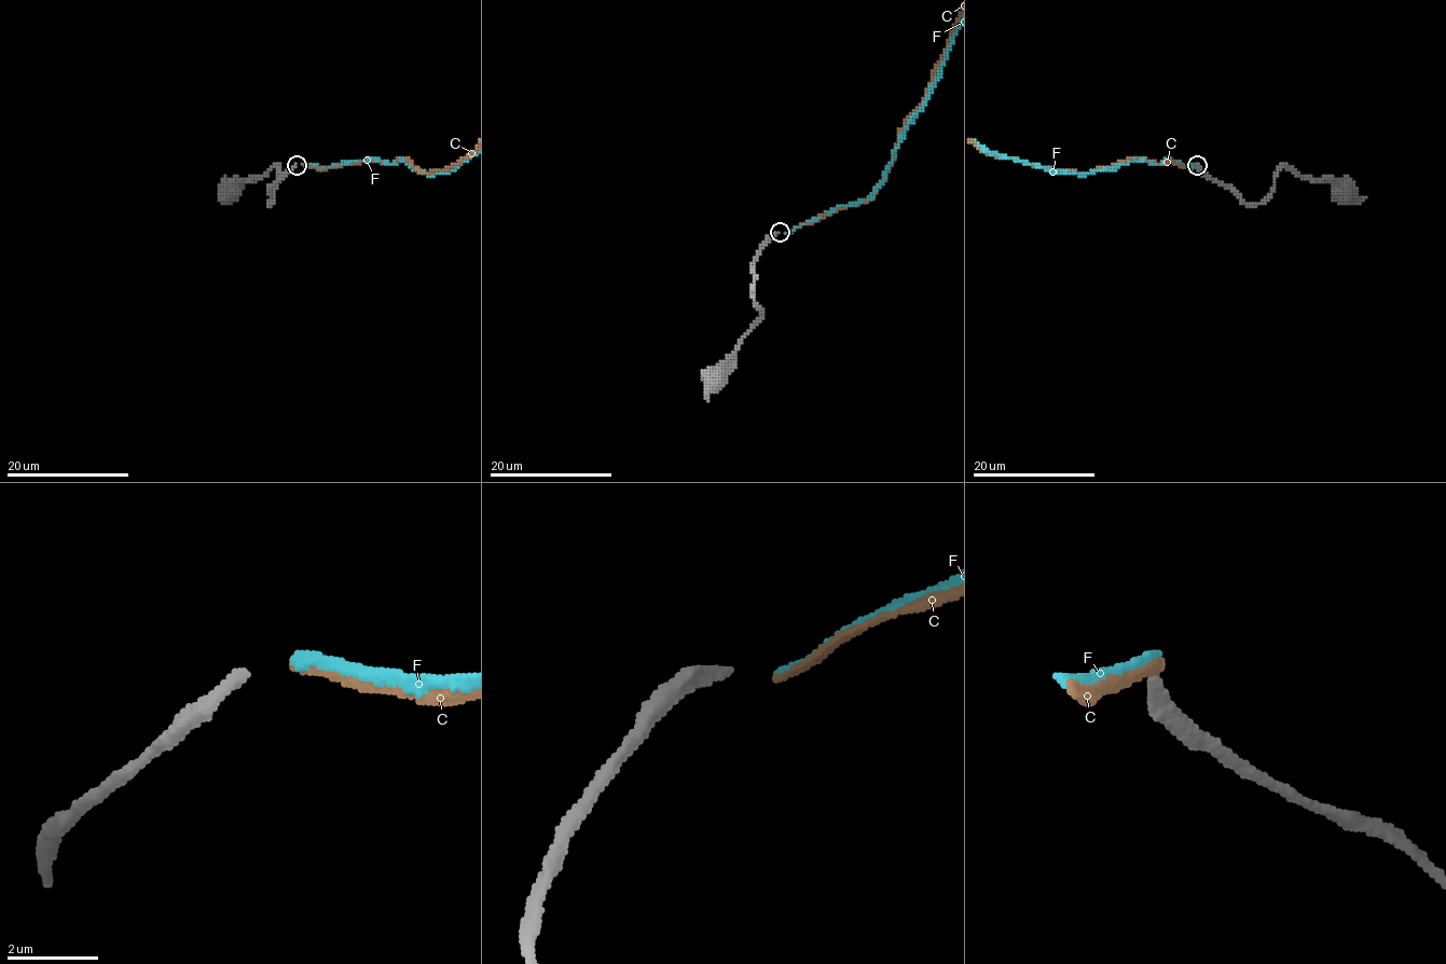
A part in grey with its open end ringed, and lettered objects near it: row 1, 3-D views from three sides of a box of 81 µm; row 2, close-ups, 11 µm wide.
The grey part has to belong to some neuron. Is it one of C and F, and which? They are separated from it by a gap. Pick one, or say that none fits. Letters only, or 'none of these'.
F

